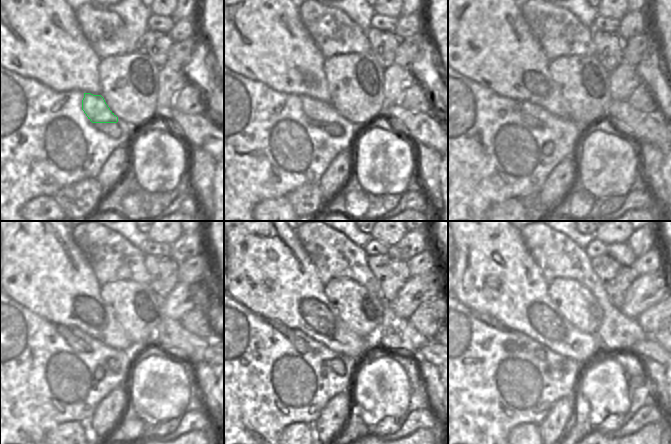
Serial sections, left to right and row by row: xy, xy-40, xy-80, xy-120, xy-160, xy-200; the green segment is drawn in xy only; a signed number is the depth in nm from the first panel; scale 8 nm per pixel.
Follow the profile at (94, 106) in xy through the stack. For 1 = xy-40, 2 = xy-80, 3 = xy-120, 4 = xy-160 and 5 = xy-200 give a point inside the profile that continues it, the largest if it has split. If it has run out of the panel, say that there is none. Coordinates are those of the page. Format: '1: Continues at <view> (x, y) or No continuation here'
1: Continues at xy-40 (314, 109)
2: Continues at xy-80 (532, 113)
3: Continues at xy-120 (74, 337)
4: Continues at xy-160 (296, 337)
5: Continues at xy-200 (486, 318)

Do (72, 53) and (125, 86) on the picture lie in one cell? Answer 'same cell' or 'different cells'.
different cells

